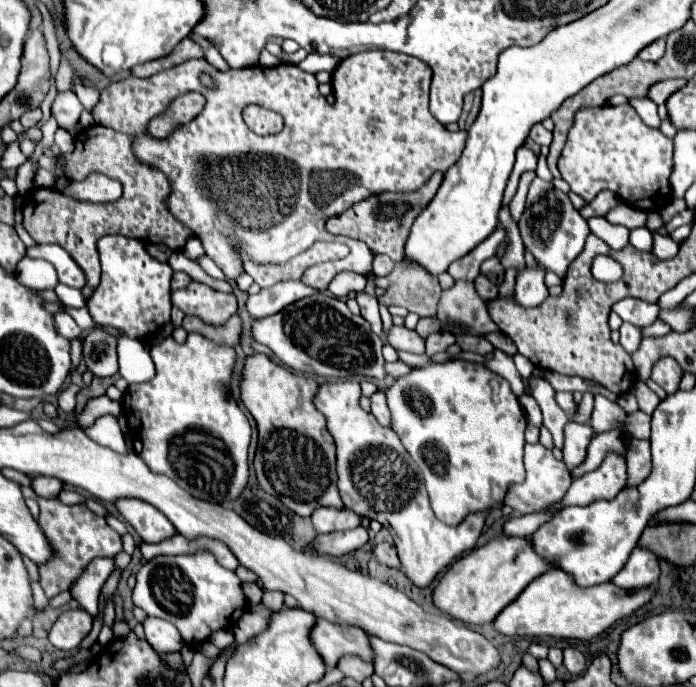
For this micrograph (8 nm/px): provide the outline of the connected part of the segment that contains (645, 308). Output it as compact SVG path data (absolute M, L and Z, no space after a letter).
M623 298L623 300L615 302L611 306L611 310L615 314L619 314L623 318L623 322L635 324L639 328L651 326L659 316L659 306L657 304L649 304L649 302L637 300L637 298Z

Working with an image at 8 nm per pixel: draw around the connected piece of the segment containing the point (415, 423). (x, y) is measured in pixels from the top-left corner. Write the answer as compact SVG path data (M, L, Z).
M451 360L413 370L411 374L395 380L395 384L387 390L387 404L393 414L393 430L401 438L415 464L421 468L431 508L445 524L455 526L471 512L489 510L493 504L503 502L511 482L523 480L523 432L527 426L525 414L509 382L499 378L499 374L491 372L483 364Z

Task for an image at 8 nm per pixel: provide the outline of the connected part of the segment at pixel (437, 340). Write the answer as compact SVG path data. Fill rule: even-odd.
M443 332L427 336L427 350L425 350L425 354L433 356L437 352L443 352Z

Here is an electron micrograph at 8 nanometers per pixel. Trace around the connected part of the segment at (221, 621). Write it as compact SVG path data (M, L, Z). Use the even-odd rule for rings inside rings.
M181 554L181 556L155 556L145 562L137 572L137 584L133 588L133 604L141 606L149 616L171 622L187 646L197 648L209 636L221 628L231 628L245 612L247 598L241 588L241 580L235 572L217 564L213 554Z

